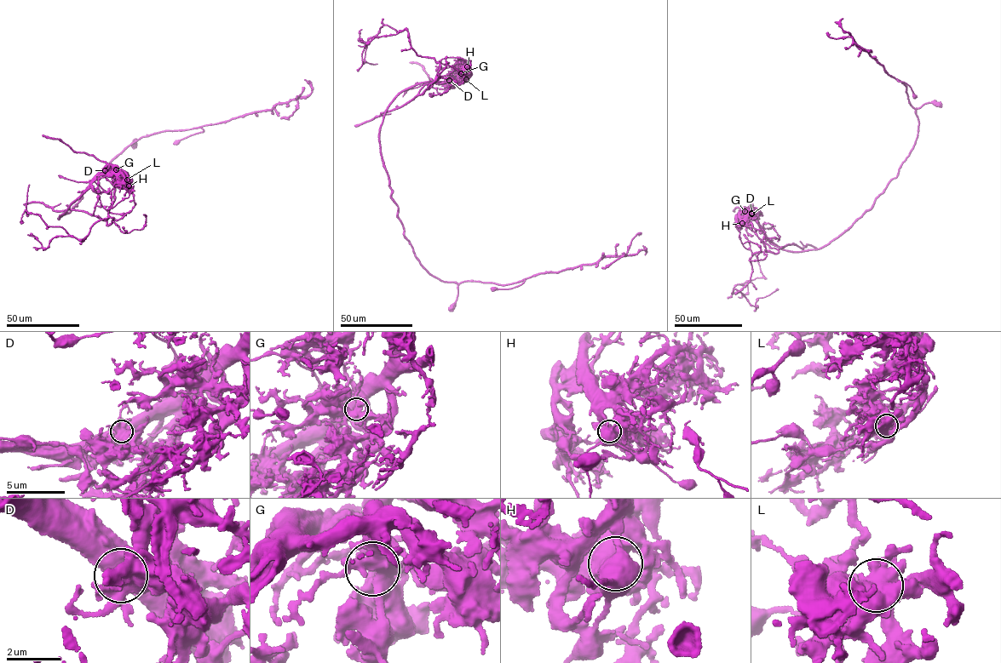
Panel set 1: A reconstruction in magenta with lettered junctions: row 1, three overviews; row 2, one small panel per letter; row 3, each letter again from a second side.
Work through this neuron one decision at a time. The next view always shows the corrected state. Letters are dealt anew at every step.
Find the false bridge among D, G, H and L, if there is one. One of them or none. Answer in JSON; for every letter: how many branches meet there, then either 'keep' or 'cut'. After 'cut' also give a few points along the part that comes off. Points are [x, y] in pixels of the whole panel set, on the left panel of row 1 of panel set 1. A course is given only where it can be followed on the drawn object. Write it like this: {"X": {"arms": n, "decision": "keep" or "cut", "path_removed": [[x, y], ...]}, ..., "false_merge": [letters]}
{"D": {"arms": 4, "decision": "keep"}, "G": {"arms": 4, "decision": "keep"}, "H": {"arms": 4, "decision": "cut", "path_removed": [[129, 186], [112, 173], [106, 225], [112, 221], [96, 221], [83, 240], [27, 215], [29, 185]]}, "L": {"arms": 4, "decision": "keep"}, "false_merge": ["H"]}

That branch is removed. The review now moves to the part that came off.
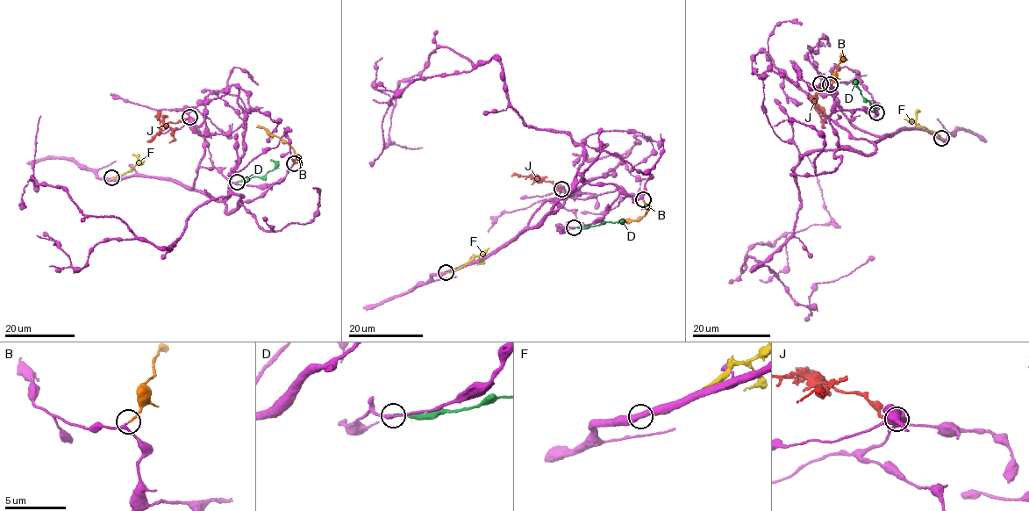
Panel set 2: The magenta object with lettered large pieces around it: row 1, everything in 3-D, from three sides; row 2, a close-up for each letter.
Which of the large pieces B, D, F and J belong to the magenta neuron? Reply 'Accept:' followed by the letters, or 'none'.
Accept: B

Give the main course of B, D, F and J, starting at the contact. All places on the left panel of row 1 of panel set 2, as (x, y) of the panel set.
B: (294, 162), (297, 154), (295, 150), (262, 127), (256, 127)
D: (237, 182), (265, 176), (275, 167), (275, 163), (270, 159)
F: (111, 177), (132, 169), (138, 158), (132, 154)
J: (189, 118), (167, 123), (147, 142)

